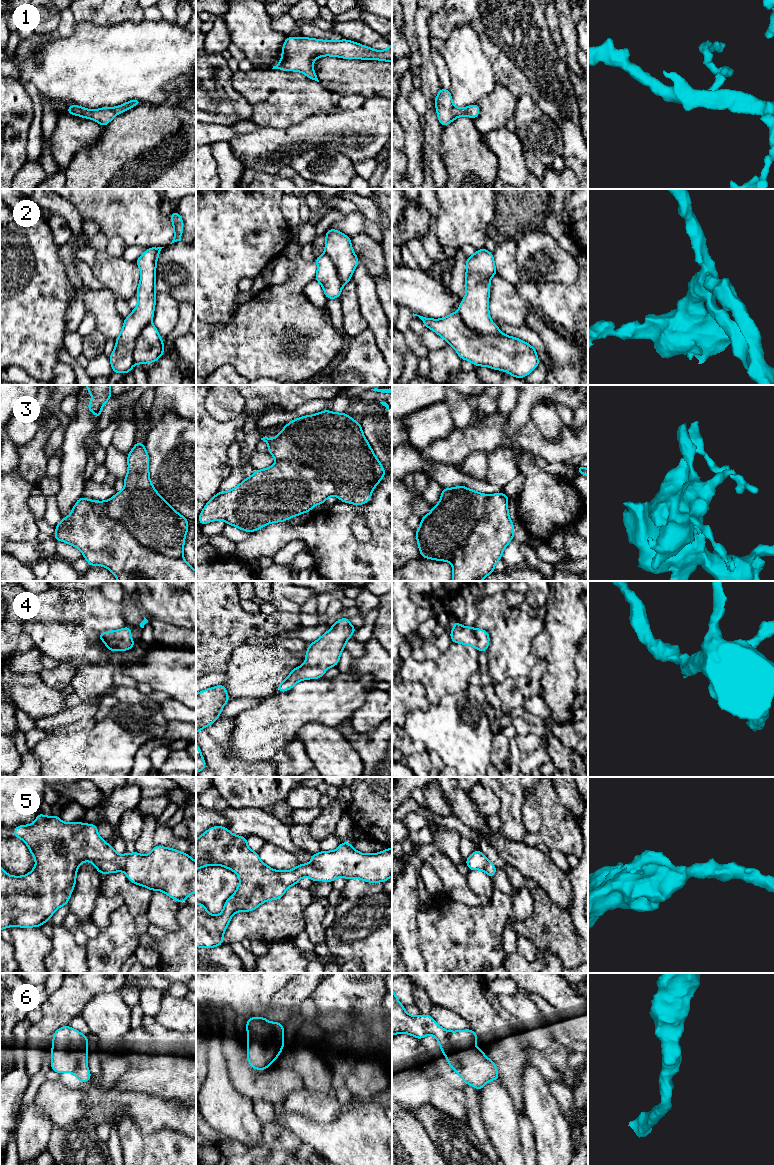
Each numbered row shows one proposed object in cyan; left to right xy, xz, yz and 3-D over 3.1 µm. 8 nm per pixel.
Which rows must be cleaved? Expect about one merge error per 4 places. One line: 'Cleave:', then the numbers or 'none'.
Cleave: 2

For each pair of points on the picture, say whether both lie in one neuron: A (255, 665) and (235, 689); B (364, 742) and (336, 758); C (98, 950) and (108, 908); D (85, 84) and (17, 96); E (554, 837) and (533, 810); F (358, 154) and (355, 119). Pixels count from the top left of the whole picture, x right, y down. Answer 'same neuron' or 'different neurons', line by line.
A: same neuron
B: different neurons
C: different neurons
D: different neurons
E: different neurons
F: same neuron

